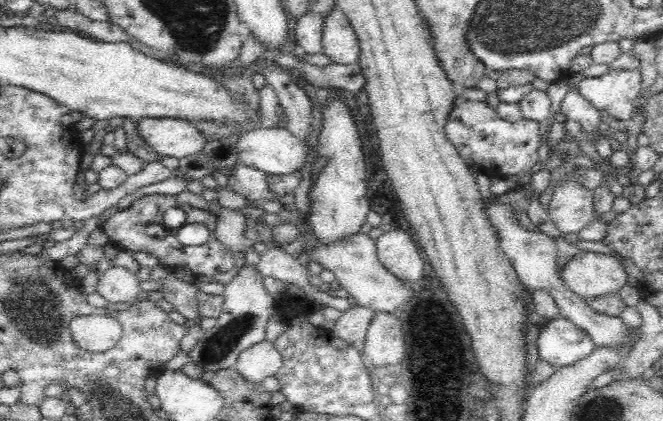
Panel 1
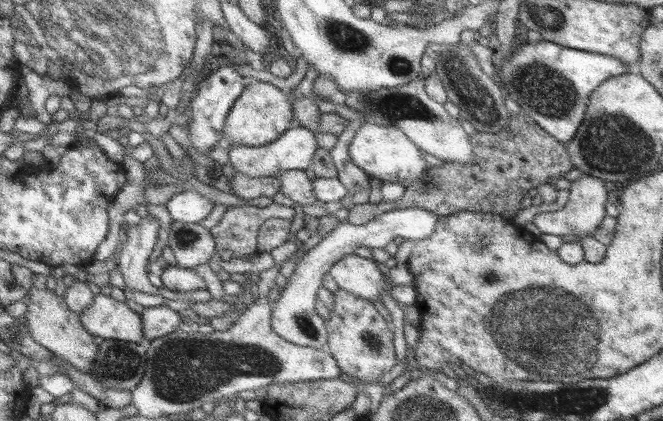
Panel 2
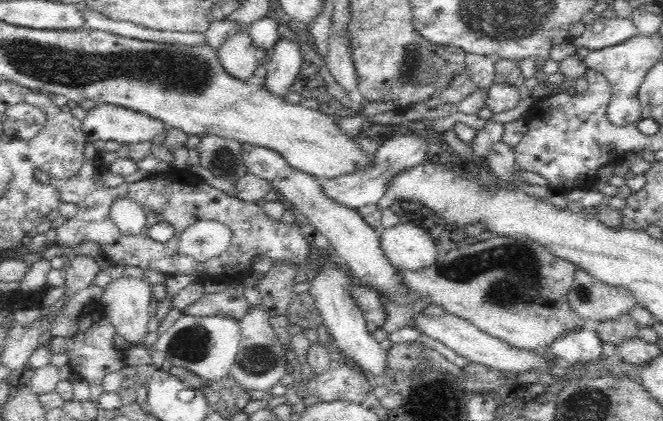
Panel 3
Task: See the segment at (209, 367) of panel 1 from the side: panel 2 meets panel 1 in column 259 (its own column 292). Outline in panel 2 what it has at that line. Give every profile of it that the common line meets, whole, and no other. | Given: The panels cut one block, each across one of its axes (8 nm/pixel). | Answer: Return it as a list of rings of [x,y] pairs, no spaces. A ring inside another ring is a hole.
[[[403,208],[387,212],[379,209],[378,216],[359,226],[341,221],[340,218],[331,231],[323,235],[321,240],[316,241],[315,246],[305,251],[297,259],[295,270],[287,277],[287,283],[280,291],[277,300],[270,305],[269,324],[271,324],[271,330],[291,345],[297,344],[297,346],[324,349],[327,344],[327,332],[323,319],[317,315],[314,307],[316,292],[321,287],[323,274],[328,272],[334,262],[351,254],[359,246],[369,250],[371,248],[383,249],[388,242],[393,241],[397,236],[405,240],[413,240],[413,242],[423,240],[431,234],[437,220],[437,216],[421,208]]]

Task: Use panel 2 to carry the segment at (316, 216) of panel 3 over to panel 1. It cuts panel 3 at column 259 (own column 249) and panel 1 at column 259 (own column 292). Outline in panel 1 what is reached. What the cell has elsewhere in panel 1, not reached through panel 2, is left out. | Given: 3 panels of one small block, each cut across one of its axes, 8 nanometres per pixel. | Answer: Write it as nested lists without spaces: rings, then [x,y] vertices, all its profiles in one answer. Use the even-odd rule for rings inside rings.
[[[254,128],[254,130],[242,131],[235,137],[238,163],[252,167],[266,175],[288,175],[301,168],[302,162],[306,162],[306,148],[303,141],[296,138],[287,128]]]

